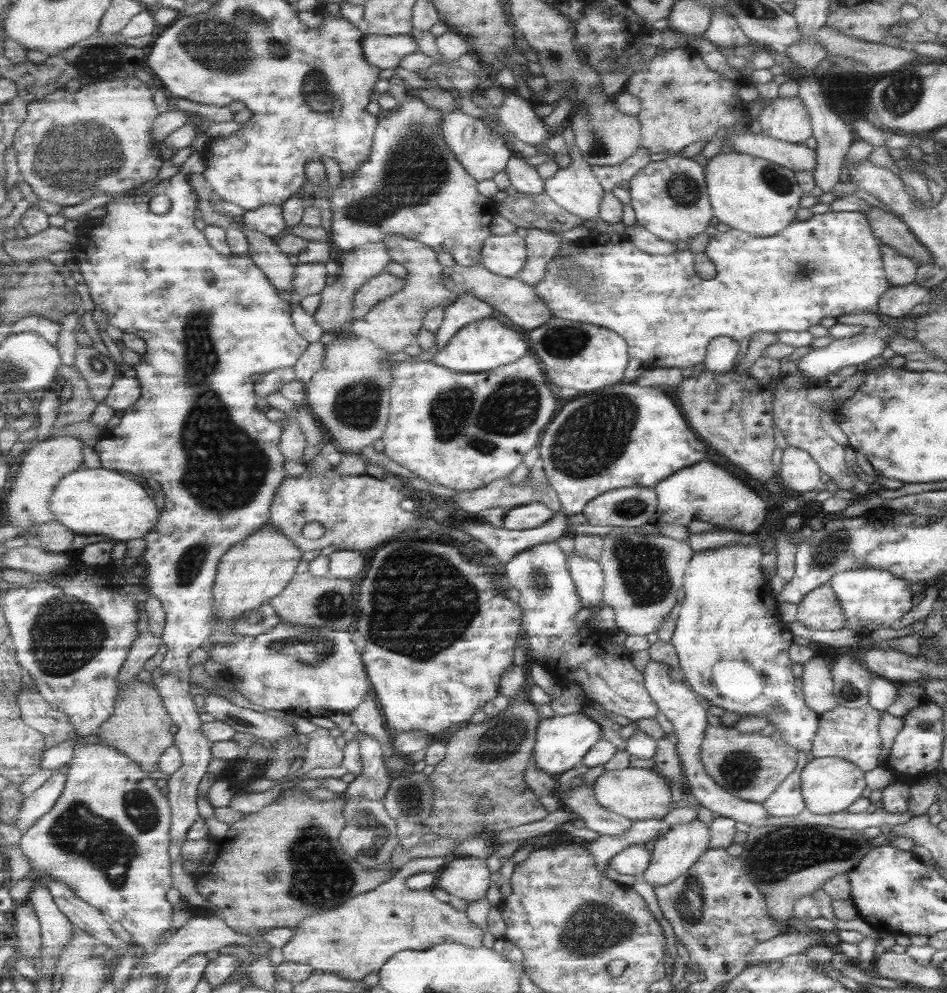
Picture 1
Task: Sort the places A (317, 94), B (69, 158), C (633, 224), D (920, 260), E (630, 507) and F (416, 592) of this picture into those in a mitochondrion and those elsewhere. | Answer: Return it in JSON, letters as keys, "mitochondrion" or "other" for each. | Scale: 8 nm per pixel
{"A":"mitochondrion","B":"mitochondrion","C":"other","D":"other","E":"mitochondrion","F":"mitochondrion"}

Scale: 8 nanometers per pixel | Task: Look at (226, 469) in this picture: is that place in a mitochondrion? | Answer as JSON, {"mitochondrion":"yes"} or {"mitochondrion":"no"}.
{"mitochondrion":"yes"}

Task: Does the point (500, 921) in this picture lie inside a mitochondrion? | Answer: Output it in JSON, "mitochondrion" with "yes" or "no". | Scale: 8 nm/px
{"mitochondrion":"no"}

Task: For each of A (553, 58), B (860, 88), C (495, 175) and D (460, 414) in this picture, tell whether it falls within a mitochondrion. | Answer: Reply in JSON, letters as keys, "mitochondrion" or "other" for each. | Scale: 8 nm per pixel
{"A":"mitochondrion","B":"mitochondrion","C":"other","D":"mitochondrion"}

